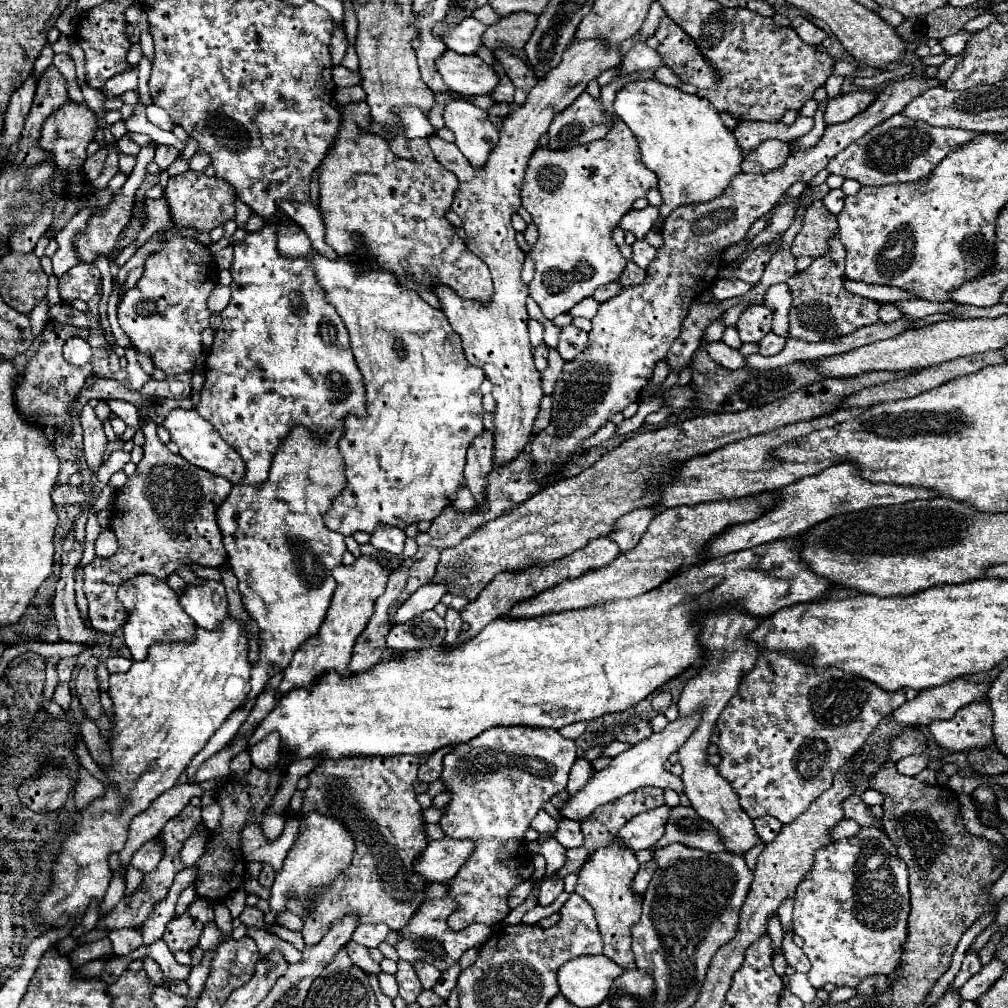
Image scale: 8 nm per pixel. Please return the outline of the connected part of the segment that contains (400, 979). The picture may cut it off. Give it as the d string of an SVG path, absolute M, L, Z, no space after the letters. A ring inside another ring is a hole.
M398 960L398 972L396 972L396 982L400 988L400 996L404 998L404 1002L416 1002L416 996L420 994L422 984L418 982L416 972L412 970L412 964L406 964L402 960Z

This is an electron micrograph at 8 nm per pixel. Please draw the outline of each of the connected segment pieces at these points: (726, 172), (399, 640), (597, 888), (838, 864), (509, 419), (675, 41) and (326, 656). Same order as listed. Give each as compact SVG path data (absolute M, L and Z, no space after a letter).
M656 80L632 82L616 94L614 112L634 132L642 150L644 164L658 176L658 190L662 194L662 206L659 212L664 219L679 206L714 200L718 194L722 194L730 186L732 176L742 172L740 164L744 160L744 154L732 130L724 126L722 118L714 112L710 102L704 98L698 98L696 94L684 94L678 88L662 86Z
M422 612L422 616L414 616L414 620L406 620L396 624L388 634L388 648L392 650L422 650L440 646L446 636L444 618L436 612Z
M616 842L608 844L606 848L600 848L594 852L594 856L584 864L584 868L578 874L578 886L576 894L580 894L596 912L596 922L600 928L600 934L604 938L604 954L616 962L622 970L634 970L634 954L632 954L632 926L640 920L640 908L642 900L640 896L630 890L630 884L634 876L638 874L638 862L632 850L620 848Z
M862 828L852 838L832 842L828 848L816 852L812 872L802 880L794 898L794 934L804 940L804 954L812 962L808 980L814 988L824 984L856 988L866 976L890 974L902 954L906 942L906 922L910 912L908 870L898 856L896 846L880 828Z
M572 40L562 56L562 62L552 68L538 84L530 90L526 102L518 106L502 124L500 142L490 154L490 160L484 168L476 170L470 168L464 154L436 134L432 134L430 148L436 160L446 166L456 178L460 180L454 210L464 222L467 236L467 248L474 253L492 273L494 286L494 300L490 306L482 308L476 302L458 298L448 286L438 286L434 292L442 302L442 312L446 314L452 328L462 336L462 346L468 362L472 366L480 366L486 372L486 378L494 384L492 396L496 400L494 424L494 462L506 464L520 452L524 452L526 444L532 436L532 424L538 414L538 406L542 400L540 388L540 372L534 366L532 348L528 342L528 312L526 312L526 298L528 286L522 282L520 272L524 264L524 252L518 248L514 236L514 228L510 224L512 214L520 208L520 186L524 178L526 164L532 152L538 146L538 140L556 114L568 108L584 90L586 84L598 78L604 70L616 68L622 64L622 54L618 48L602 48L598 40Z
M668 16L660 20L660 26L654 34L660 42L656 52L662 56L664 66L670 68L682 82L696 88L712 88L718 80L712 66L702 58L694 40L678 28Z
M362 556L352 566L342 566L342 564L336 566L332 576L336 580L336 590L332 594L330 608L326 612L322 628L318 630L316 636L306 640L306 644L302 644L302 648L294 654L290 666L284 670L284 680L278 686L280 694L286 694L294 688L310 690L312 684L328 670L334 670L340 676L346 676L350 656L352 656L352 646L356 638L362 634L362 630L366 628L370 616L374 614L374 602L384 592L386 580L390 576L390 568L382 558Z

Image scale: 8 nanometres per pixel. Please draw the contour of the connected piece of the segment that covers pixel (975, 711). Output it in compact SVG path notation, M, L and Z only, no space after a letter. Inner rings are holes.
M972 702L952 718L930 724L936 742L950 752L964 752L972 746L994 744L992 736L992 708L988 702Z

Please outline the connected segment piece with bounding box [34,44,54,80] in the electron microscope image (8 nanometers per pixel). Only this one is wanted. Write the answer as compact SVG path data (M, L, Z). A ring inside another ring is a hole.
M50 44L46 46L46 50L42 50L42 54L40 54L40 58L36 60L36 66L34 66L34 76L38 76L38 80L42 78L42 74L52 66L52 48L50 48Z

